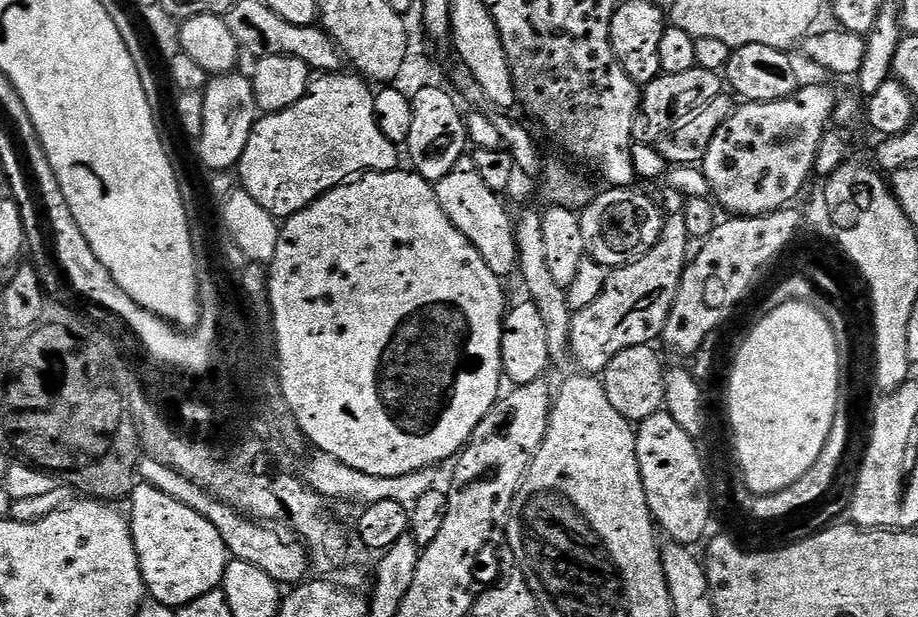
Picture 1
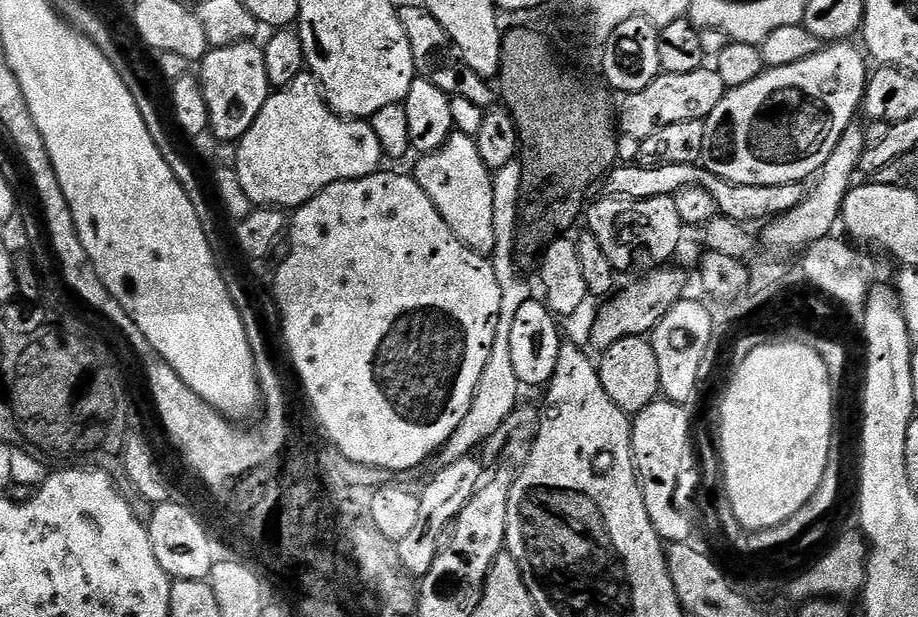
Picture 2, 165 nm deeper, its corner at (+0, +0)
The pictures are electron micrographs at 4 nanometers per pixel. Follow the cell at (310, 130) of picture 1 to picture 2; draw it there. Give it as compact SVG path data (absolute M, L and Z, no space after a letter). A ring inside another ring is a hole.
M307 70L298 78L294 78L294 82L269 95L258 118L254 118L254 126L246 130L236 148L237 160L234 167L238 182L242 182L242 190L246 190L246 198L250 198L253 205L281 210L301 208L326 186L339 180L361 180L373 176L381 171L383 164L380 163L385 163L386 160L378 142L378 134L374 134L371 123L360 118L337 116L328 105L316 77Z

